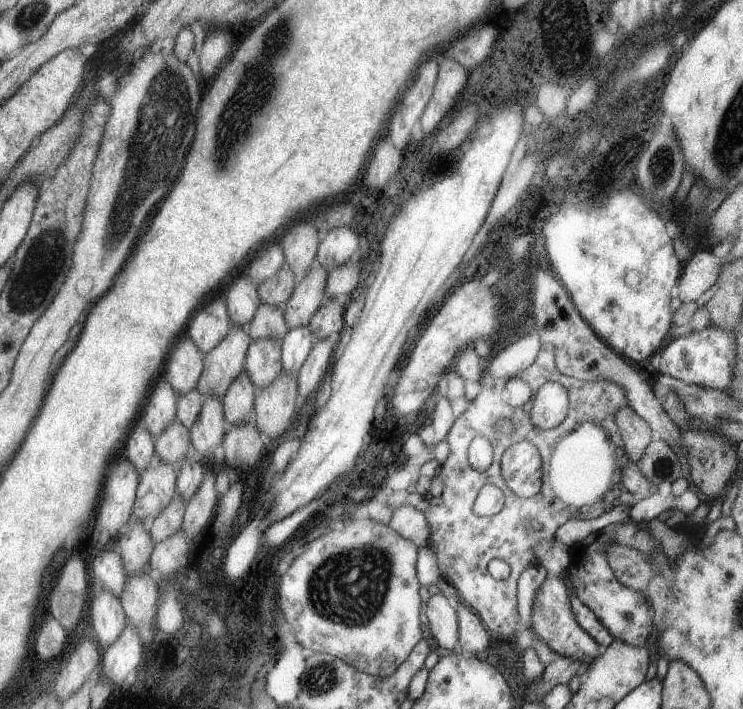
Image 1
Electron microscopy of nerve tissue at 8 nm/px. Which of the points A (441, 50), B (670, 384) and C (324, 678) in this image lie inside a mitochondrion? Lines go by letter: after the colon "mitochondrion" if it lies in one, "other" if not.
A: other
B: other
C: mitochondrion

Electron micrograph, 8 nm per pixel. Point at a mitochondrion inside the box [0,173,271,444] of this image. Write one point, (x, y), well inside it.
(45, 260)

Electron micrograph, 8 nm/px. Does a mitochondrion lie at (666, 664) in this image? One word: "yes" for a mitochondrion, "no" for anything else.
no

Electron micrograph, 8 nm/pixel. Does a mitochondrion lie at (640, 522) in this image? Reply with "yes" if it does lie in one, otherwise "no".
no

